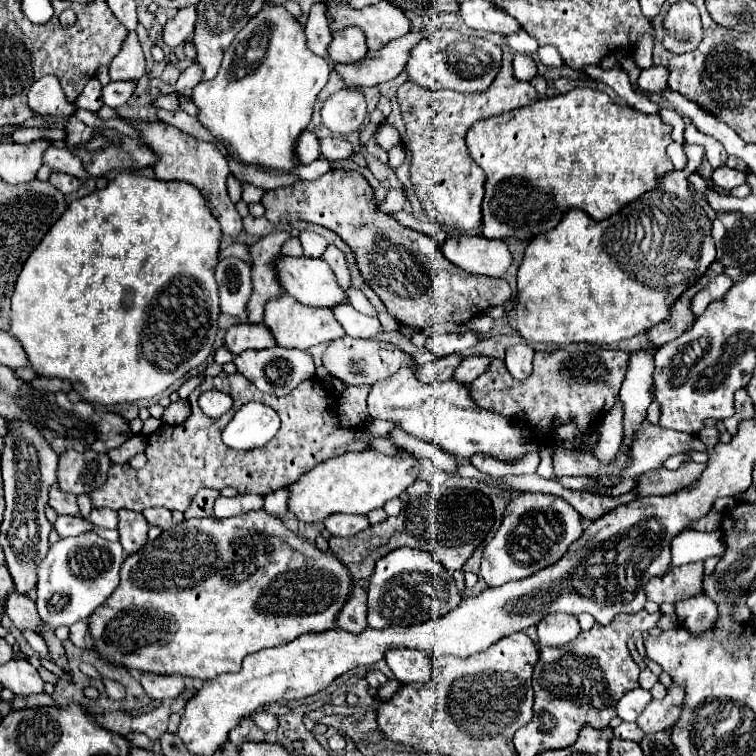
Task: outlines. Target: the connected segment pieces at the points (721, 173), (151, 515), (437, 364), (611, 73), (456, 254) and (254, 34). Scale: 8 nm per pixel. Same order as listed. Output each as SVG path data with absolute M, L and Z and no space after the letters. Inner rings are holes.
M719 167L719 169L713 171L713 183L723 191L731 191L731 189L743 185L745 179L747 179L747 173L735 171L735 169L729 169L729 167Z
M145 509L143 517L147 519L149 525L157 525L161 529L169 529L173 525L169 509Z
M449 355L443 359L435 359L433 363L419 367L415 371L417 379L421 379L421 383L433 383L433 381L445 381L451 379L451 373L455 371L455 367L459 365L461 357L459 355Z
M587 65L583 67L583 73L594 80L599 79L599 81L611 86L630 107L642 113L658 114L660 107L633 90L631 82L629 84L629 76L624 70L611 69L605 71L597 65Z
M455 235L441 247L443 255L469 273L487 277L505 277L513 255L505 241L485 239L481 235Z
M265 7L261 13L255 15L255 19L251 19L245 25L243 31L235 35L233 43L225 51L217 77L195 85L193 103L199 109L199 123L203 123L203 127L225 145L225 149L237 163L247 167L261 167L269 171L277 169L281 173L289 173L299 167L295 145L299 135L307 129L311 121L313 103L327 79L329 63L307 49L303 25L299 25L295 17L287 13L283 7Z

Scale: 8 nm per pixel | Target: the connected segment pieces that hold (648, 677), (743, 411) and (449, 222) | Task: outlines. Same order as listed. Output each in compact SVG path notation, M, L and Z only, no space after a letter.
M649 667L641 669L641 673L639 673L639 685L641 685L643 689L651 689L657 681L659 681L659 677L657 677L655 673L651 673Z
M739 389L739 391L735 393L735 415L723 421L725 427L727 427L727 431L729 431L731 435L737 435L737 425L739 425L741 421L753 419L753 417L755 417L755 407L753 407L753 403L751 403L751 399L749 399L749 393L747 393L745 389Z
M509 47L503 49L503 67L485 93L463 95L457 91L425 91L405 81L397 89L397 101L405 121L403 147L405 153L411 155L411 183L427 215L443 227L467 233L479 231L485 173L471 159L465 147L465 133L473 121L489 119L537 101L535 87L527 81L517 81L513 75L513 51Z

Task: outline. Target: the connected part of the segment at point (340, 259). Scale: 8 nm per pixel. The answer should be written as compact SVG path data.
M329 245L327 251L323 253L323 259L331 265L331 269L333 269L337 281L341 283L341 287L347 289L351 277L349 277L349 267L347 267L347 261L345 261L345 253L341 249L337 249L335 245Z

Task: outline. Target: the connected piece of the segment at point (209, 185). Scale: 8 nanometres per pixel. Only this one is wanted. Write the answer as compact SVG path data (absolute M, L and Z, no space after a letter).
M103 105L97 111L97 117L103 119L103 121L109 121L109 119L123 119L123 121L127 121L137 131L139 139L143 139L143 143L155 153L155 157L157 157L157 161L153 163L155 177L157 179L163 179L163 181L179 179L179 181L193 183L203 193L203 197L205 197L211 213L215 215L215 219L221 225L223 235L237 237L243 231L243 221L241 221L235 205L231 203L231 199L227 195L227 177L229 177L231 169L229 169L229 163L227 163L227 157L217 149L215 143L209 143L209 141L197 139L193 135L187 135L187 133L179 131L177 127L171 127L171 125L167 125L163 121L125 119L115 109L111 109L107 105Z

